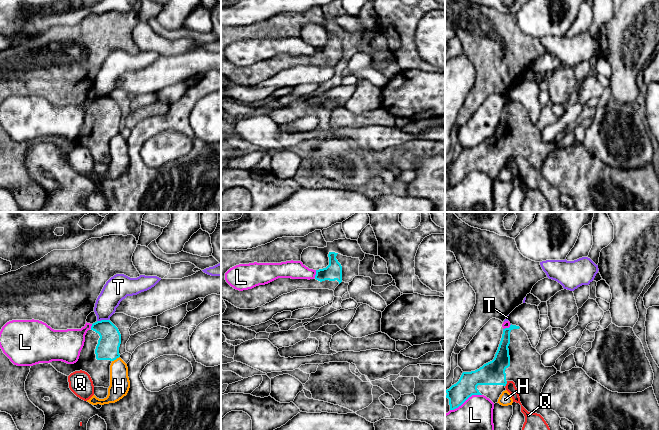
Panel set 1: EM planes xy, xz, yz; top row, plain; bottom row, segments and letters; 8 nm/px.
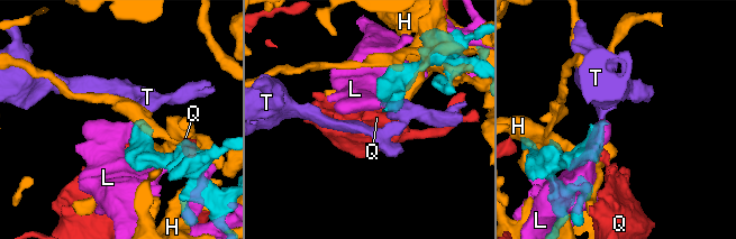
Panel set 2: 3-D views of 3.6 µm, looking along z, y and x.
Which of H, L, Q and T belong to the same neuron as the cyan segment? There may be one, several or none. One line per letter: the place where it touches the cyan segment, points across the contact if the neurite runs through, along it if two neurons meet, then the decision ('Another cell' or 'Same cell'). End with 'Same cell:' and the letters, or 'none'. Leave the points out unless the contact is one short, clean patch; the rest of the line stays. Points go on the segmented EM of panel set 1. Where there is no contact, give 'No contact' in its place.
H: Touches cyan at xy (115, 359). Another cell
L: Touches cyan at yz (465, 400). Another cell
Q: Touches cyan at yz (506, 383). Boundary: yz (507, 381), (505, 386). Another cell
T: Touches cyan at xy (102, 320). Boundary: xy (108, 319), (97, 321). Another cell
Same cell: none

